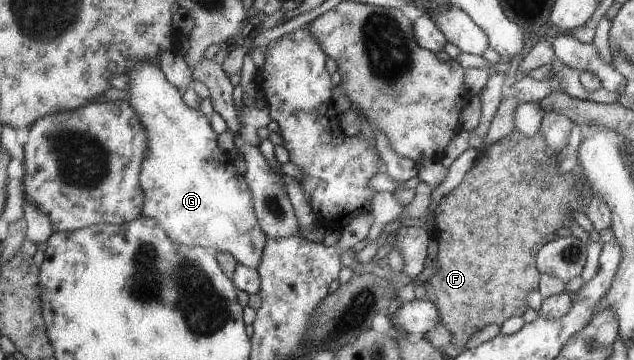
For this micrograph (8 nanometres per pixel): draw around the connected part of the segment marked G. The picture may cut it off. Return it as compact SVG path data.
M148 62L136 64L136 67L124 74L129 78L129 88L125 89L129 92L128 104L136 111L140 117L141 125L148 132L148 149L144 151L143 161L140 163L141 171L139 175L140 186L144 190L144 205L140 215L156 219L162 228L167 232L168 236L175 242L184 246L203 246L209 250L222 251L230 253L237 264L247 266L248 268L256 269L260 265L260 259L263 255L264 243L266 235L258 224L255 212L253 209L252 195L243 179L243 176L238 173L234 163L231 161L231 156L225 151L217 147L217 134L209 126L208 116L203 115L199 109L190 108L183 100L183 94L175 89L170 83L167 83L163 72L155 65Z

